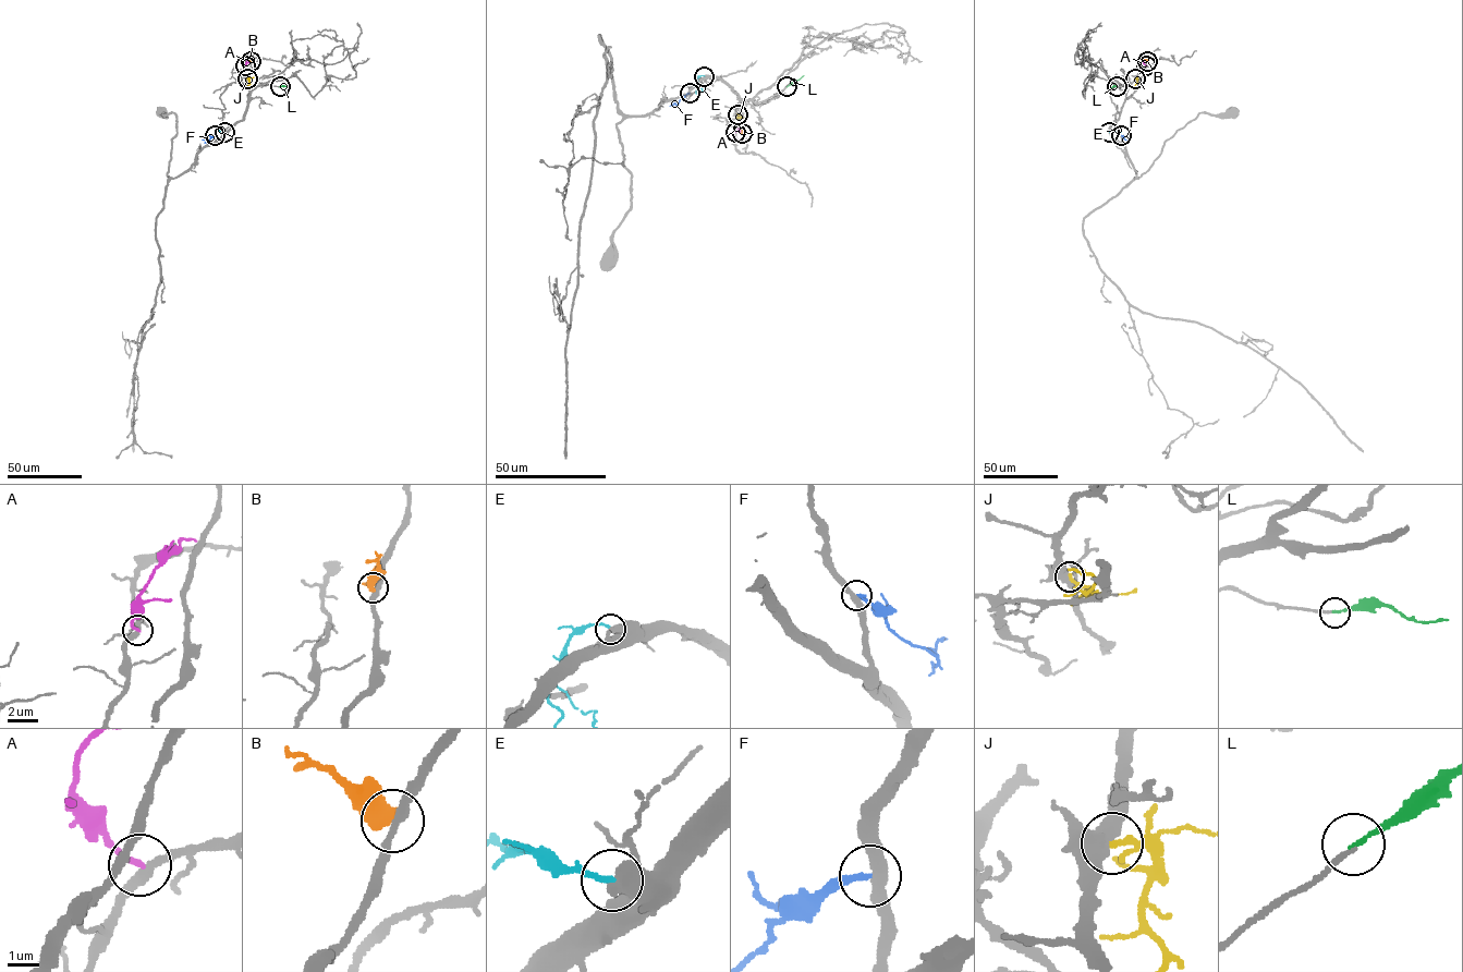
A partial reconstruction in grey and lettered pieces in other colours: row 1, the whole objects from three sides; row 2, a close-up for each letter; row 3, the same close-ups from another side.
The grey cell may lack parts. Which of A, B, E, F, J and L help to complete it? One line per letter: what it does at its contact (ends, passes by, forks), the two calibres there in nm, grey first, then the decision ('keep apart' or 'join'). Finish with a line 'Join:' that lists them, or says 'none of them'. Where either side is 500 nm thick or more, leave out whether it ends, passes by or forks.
A: it ends | 280/190 nm | keep apart
B: 280/600 nm | keep apart
E: it ends | 440/160 nm | keep apart
F: it ends | 400/200 nm | keep apart
J: 550/150 nm | keep apart
L: it ends | 160/140 nm | join
Join: L

